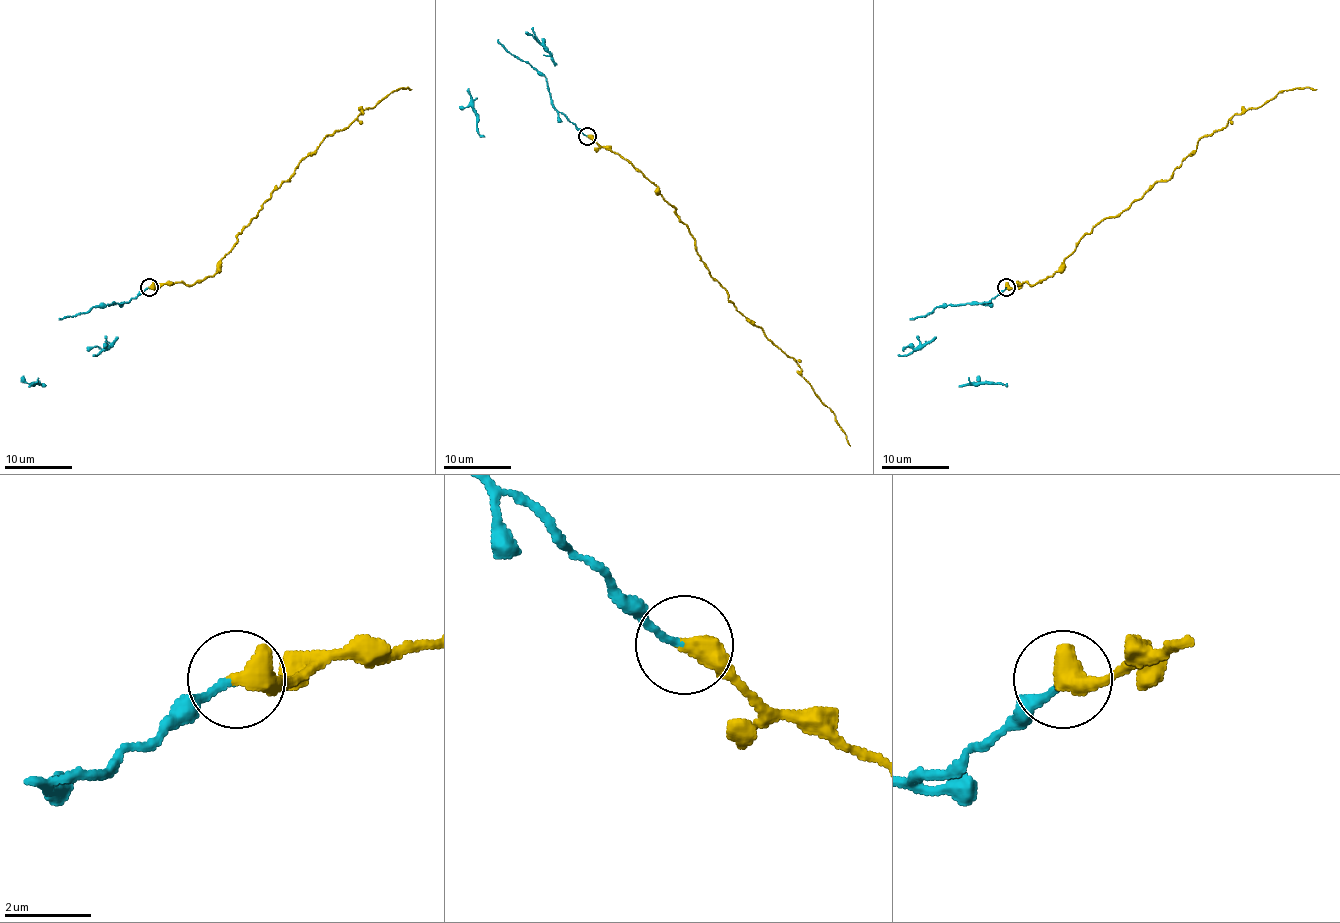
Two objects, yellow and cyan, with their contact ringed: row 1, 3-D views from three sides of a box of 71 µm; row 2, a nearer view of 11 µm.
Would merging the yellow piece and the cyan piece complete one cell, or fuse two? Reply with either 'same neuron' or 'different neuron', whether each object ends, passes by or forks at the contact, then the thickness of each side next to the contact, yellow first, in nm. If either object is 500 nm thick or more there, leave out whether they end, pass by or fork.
different neuron | 550/150 nm

